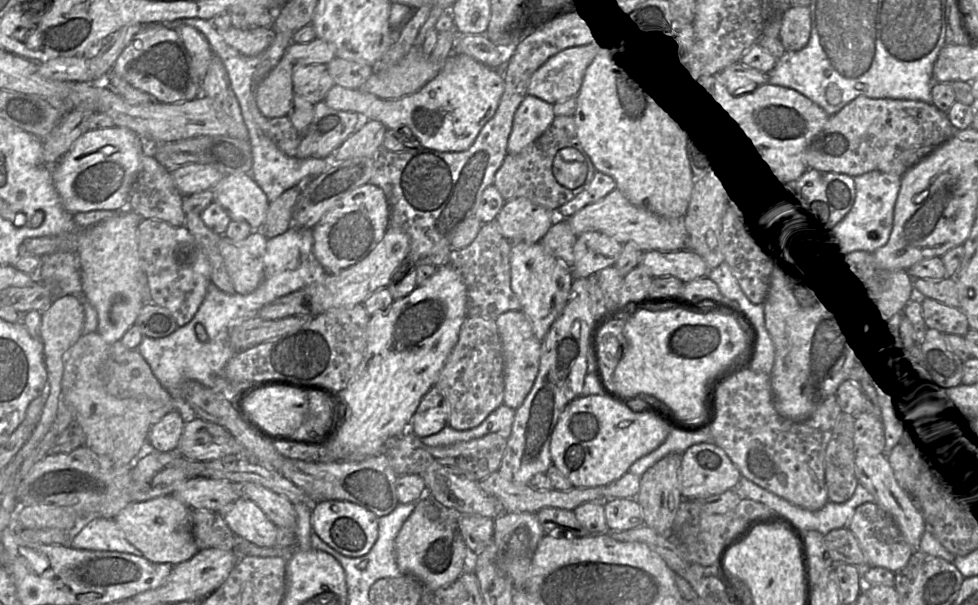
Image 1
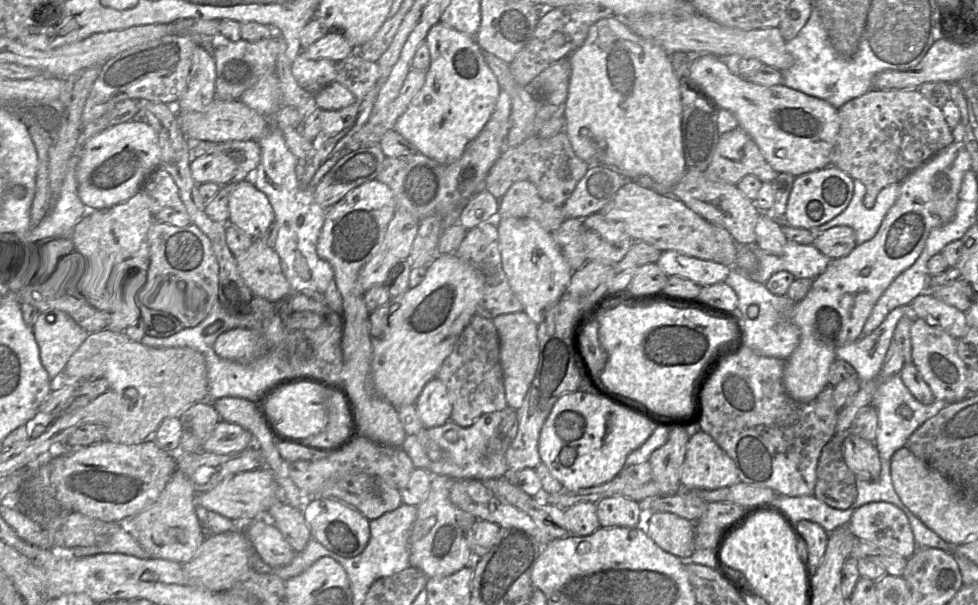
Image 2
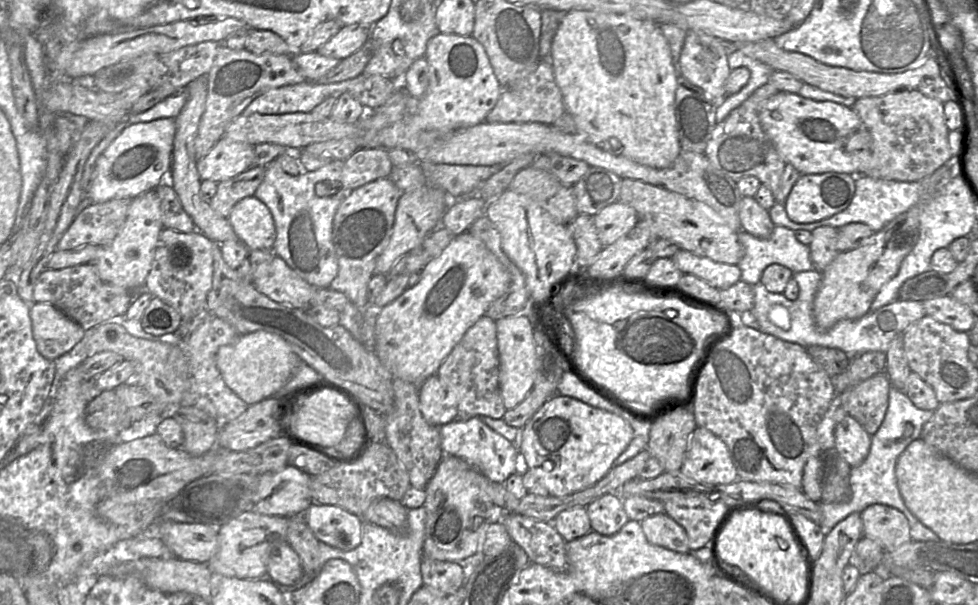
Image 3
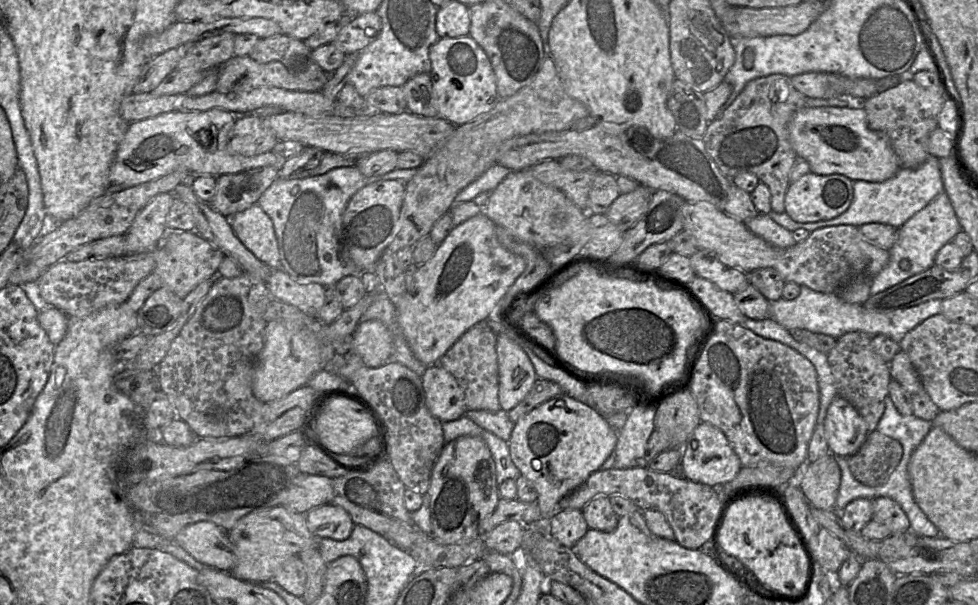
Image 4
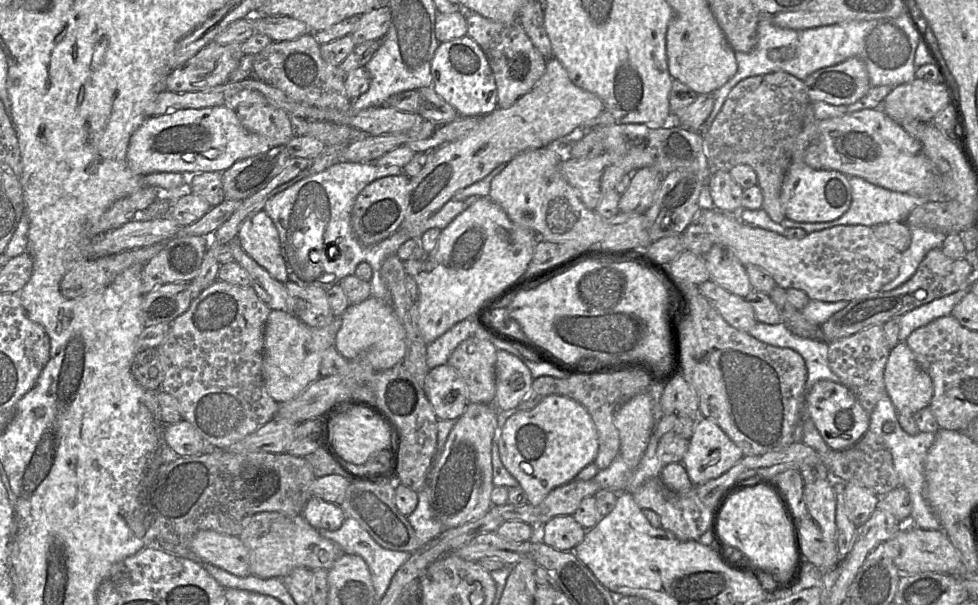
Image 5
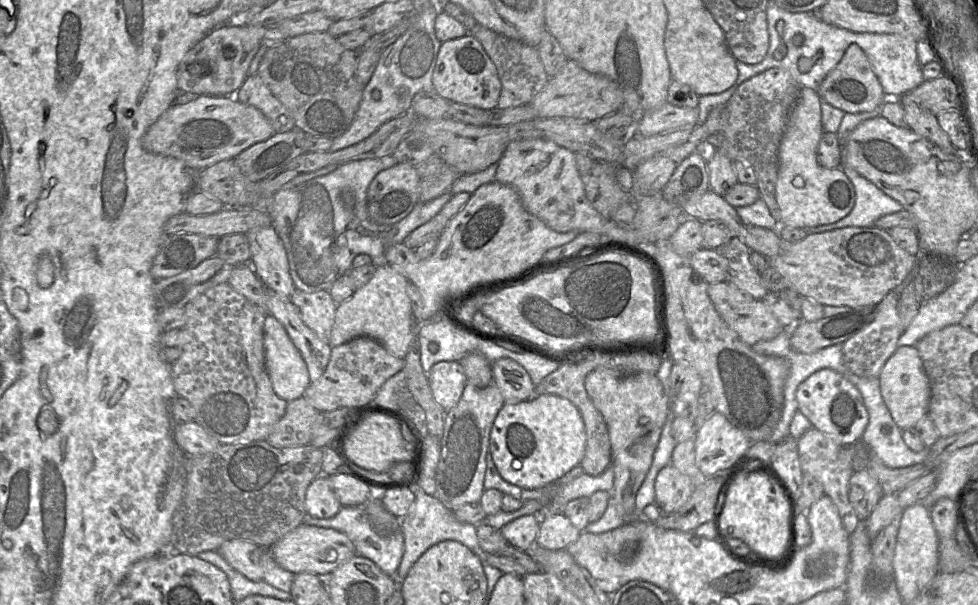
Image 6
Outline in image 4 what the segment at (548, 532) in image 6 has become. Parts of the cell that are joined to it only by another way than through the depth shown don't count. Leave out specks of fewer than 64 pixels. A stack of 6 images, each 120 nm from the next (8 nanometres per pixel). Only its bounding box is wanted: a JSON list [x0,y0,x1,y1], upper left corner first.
[550,509,588,548]

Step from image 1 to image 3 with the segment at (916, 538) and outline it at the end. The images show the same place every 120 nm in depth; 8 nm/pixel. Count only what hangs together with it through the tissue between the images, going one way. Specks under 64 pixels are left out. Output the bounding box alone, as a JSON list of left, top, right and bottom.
[834,415,871,467]

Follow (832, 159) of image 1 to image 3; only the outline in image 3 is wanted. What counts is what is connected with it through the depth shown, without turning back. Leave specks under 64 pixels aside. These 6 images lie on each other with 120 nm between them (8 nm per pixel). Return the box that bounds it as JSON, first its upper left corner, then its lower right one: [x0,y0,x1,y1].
[852,89,952,182]

